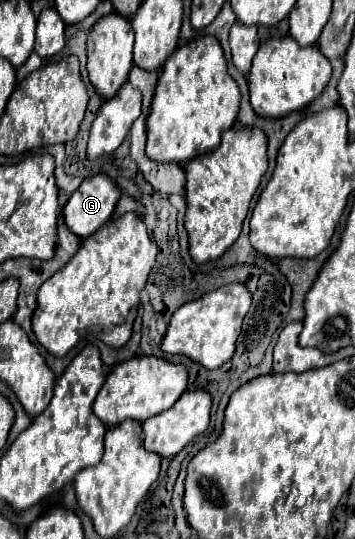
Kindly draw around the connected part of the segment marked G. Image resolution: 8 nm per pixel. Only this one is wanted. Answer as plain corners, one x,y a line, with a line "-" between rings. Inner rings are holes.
108,175
84,179
62,209
66,225
80,239
94,235
114,215
120,195
120,187

